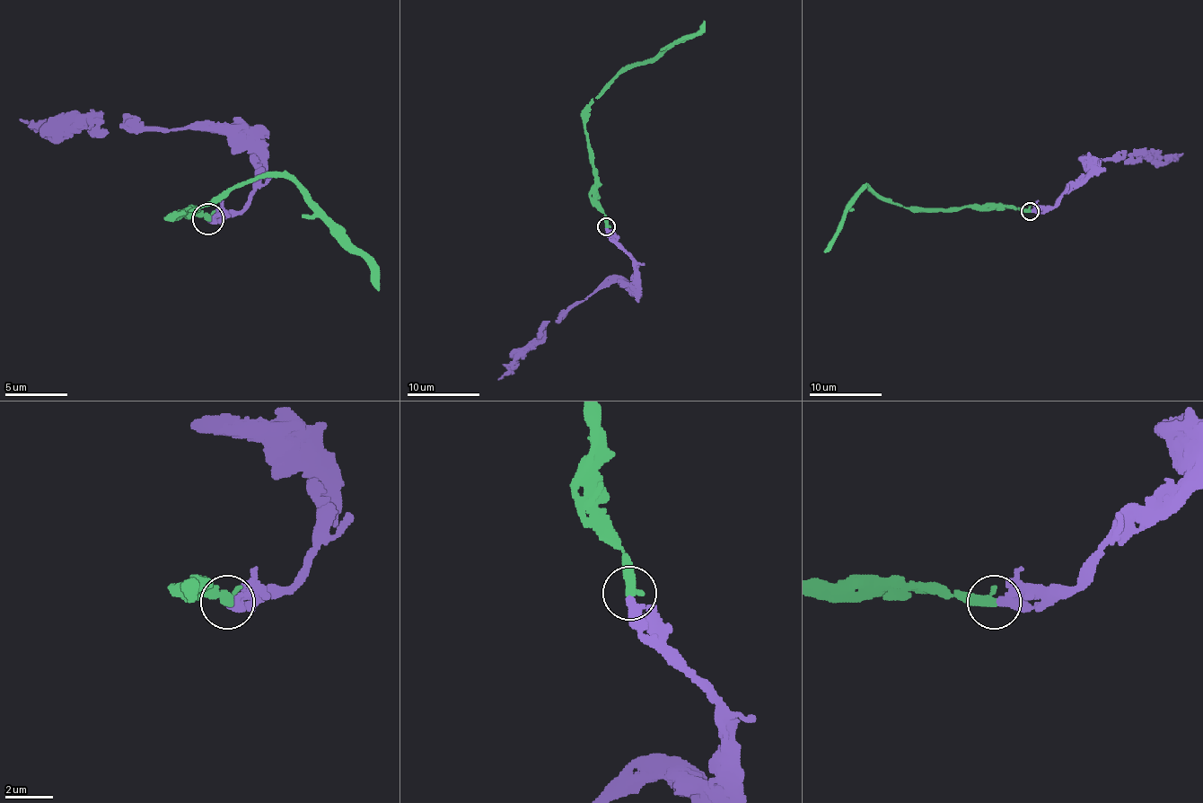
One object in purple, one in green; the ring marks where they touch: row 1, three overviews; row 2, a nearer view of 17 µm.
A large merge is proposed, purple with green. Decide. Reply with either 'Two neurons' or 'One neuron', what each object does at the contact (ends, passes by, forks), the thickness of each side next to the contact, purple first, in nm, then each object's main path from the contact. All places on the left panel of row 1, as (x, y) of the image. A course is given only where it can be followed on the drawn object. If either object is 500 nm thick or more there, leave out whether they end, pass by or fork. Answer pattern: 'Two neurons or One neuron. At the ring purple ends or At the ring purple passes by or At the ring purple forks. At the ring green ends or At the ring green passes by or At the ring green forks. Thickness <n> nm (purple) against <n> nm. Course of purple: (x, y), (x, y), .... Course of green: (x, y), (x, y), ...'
One neuron. At the ring purple ends. At the ring green ends. Thickness 400 nm (purple) against 400 nm. Course of purple: (206, 219), (235, 216), (254, 188), (250, 154), (225, 135), (197, 128), (93, 132), (28, 126), (19, 119). Course of green: (206, 219), (188, 213), (172, 216), (216, 204), (232, 188), (257, 175), (285, 175), (357, 254), (379, 292)

